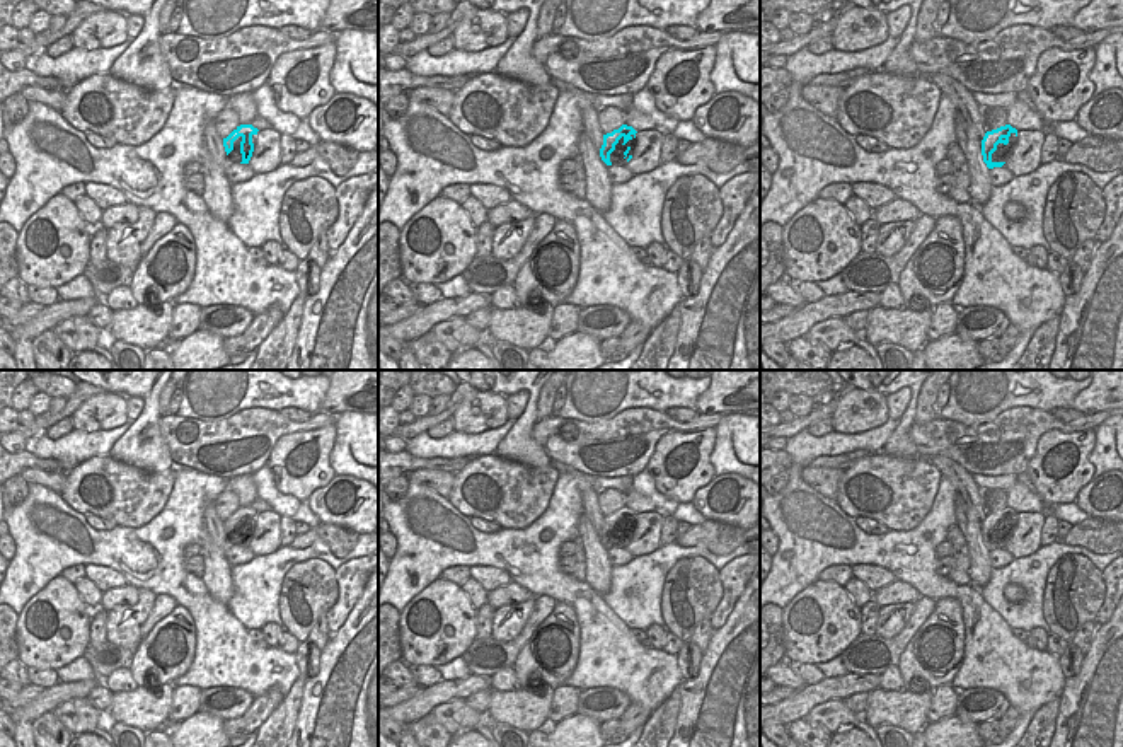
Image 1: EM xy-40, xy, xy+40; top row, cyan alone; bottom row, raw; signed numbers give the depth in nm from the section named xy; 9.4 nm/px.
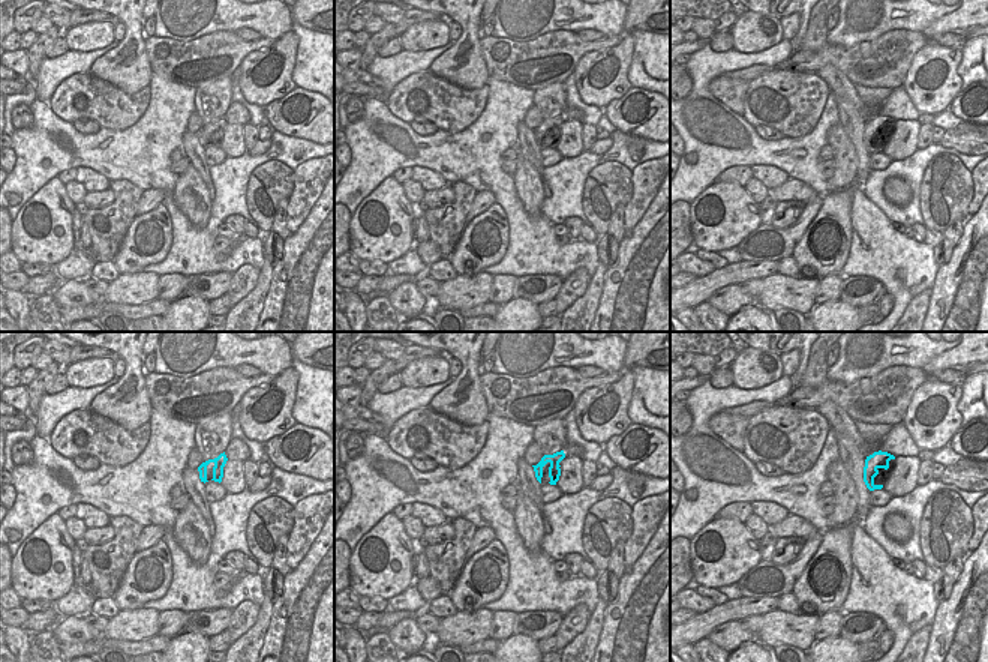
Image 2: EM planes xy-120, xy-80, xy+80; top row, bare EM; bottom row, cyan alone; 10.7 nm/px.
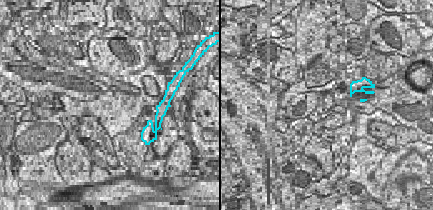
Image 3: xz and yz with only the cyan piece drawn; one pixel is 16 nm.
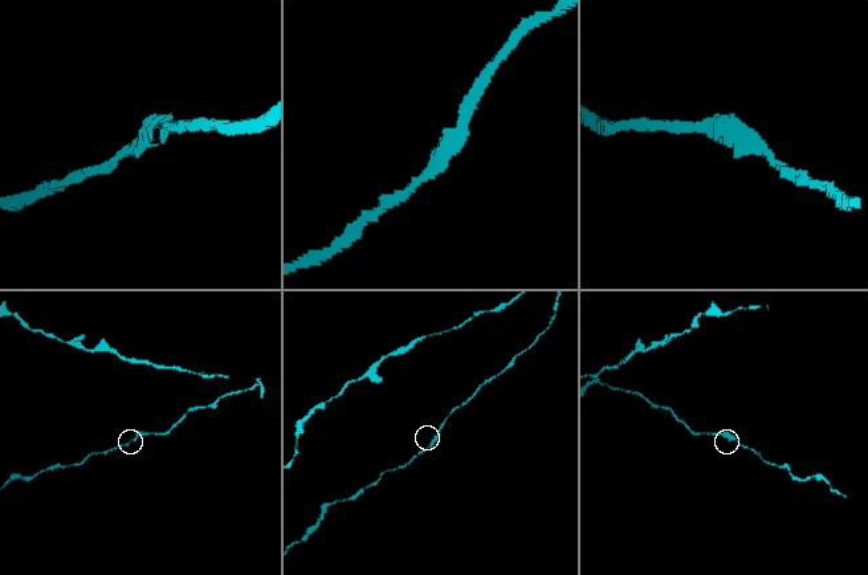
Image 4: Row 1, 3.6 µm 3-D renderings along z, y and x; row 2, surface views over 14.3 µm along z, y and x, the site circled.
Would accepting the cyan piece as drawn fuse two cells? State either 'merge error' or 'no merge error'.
no merge error

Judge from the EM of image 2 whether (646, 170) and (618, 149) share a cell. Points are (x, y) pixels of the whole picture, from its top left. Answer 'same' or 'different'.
different

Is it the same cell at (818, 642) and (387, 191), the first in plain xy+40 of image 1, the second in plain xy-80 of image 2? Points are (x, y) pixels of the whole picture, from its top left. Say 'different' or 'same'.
same

